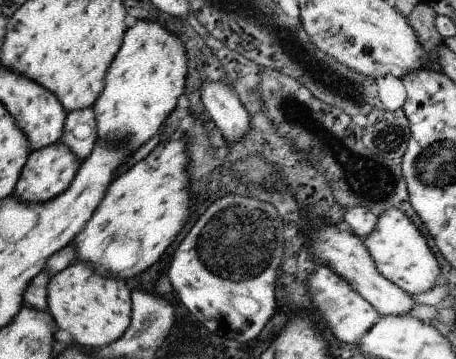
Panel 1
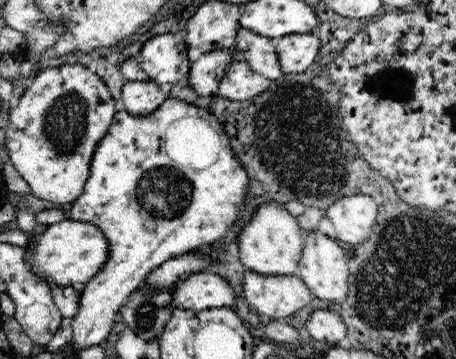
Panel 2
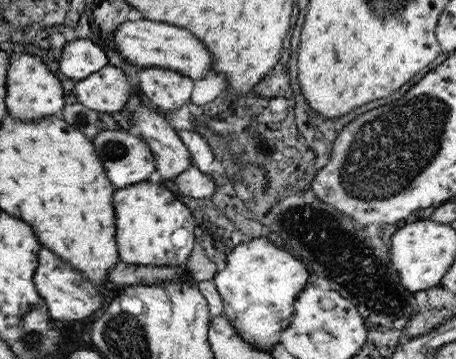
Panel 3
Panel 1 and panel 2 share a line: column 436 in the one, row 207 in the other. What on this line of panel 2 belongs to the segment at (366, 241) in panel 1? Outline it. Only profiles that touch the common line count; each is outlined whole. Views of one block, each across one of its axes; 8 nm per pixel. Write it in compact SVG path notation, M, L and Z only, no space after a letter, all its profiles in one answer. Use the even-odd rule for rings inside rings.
M276 202L262 204L240 234L240 262L244 268L260 274L298 274L298 262L302 258L304 230L284 206Z

